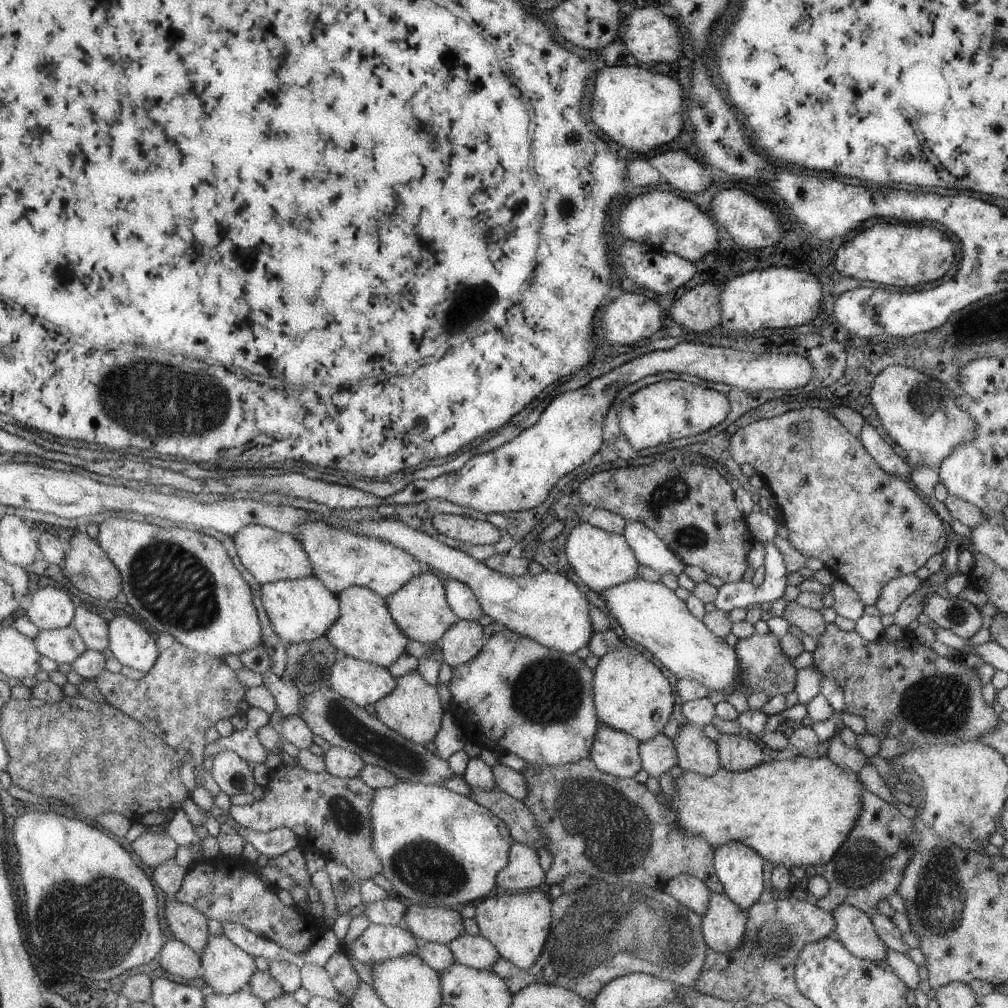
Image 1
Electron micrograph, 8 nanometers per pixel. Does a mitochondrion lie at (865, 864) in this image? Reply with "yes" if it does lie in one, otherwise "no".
yes

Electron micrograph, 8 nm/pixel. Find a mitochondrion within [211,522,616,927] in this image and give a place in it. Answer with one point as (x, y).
(549, 690)

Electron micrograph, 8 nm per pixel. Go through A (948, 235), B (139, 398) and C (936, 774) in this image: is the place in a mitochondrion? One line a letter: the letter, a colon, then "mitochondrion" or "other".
A: other
B: mitochondrion
C: other

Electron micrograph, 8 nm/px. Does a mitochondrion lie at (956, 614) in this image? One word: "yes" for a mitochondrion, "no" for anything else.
yes

